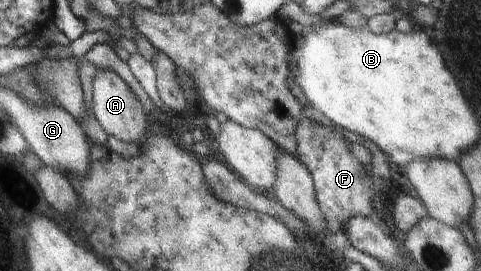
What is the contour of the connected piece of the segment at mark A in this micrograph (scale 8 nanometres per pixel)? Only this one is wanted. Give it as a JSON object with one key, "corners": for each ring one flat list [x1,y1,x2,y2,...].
{"corners":[[102,69,100,73,95,75,92,86,92,97,94,99,90,106,96,120,100,122,106,134,112,135,120,141,138,141,141,146,144,145,146,129,148,129,146,126,150,117,146,114,146,109,140,103,140,97,136,97,132,87,118,73,106,71,106,69]]}

